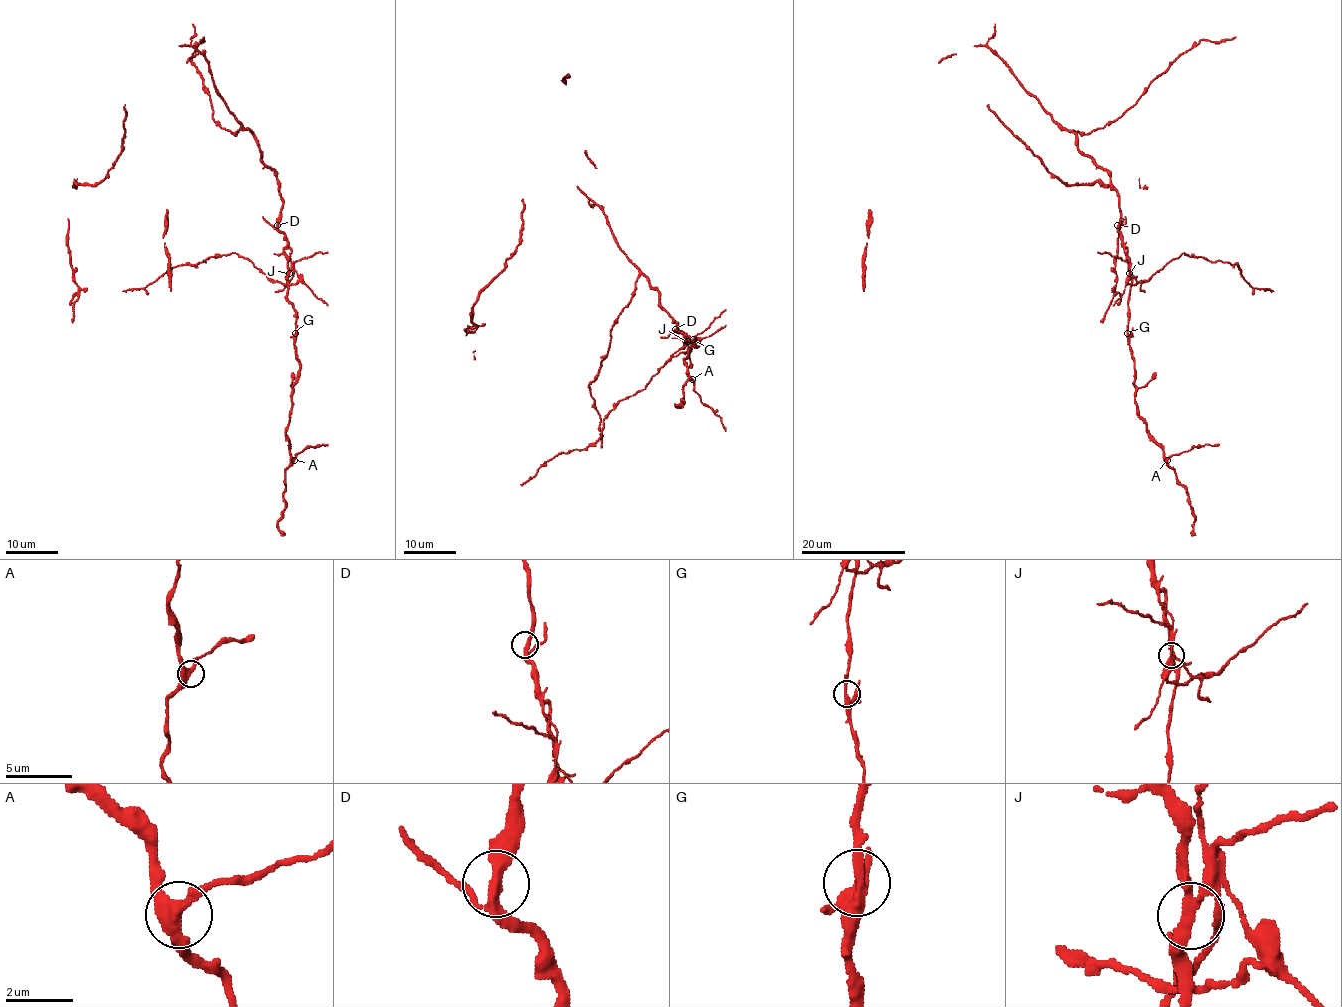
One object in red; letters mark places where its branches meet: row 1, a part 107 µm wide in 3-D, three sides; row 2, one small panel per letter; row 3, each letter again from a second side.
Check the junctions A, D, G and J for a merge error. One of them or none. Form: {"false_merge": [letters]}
{"false_merge": ["J"]}

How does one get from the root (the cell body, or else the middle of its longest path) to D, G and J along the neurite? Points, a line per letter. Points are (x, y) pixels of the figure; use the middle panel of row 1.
D: (631, 261), (659, 294), (659, 305), (676, 322), (680, 332), (675, 329)
G: (631, 261), (659, 294), (659, 305), (680, 332), (675, 330), (688, 337), (686, 343), (693, 339)
J: (631, 261), (657, 290), (659, 305), (676, 322), (680, 332), (675, 330), (688, 337), (687, 341)

